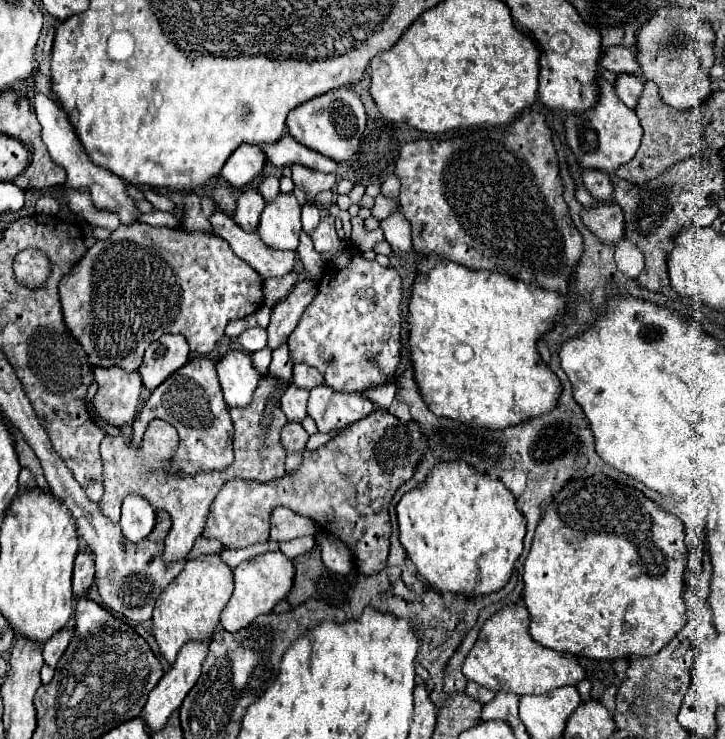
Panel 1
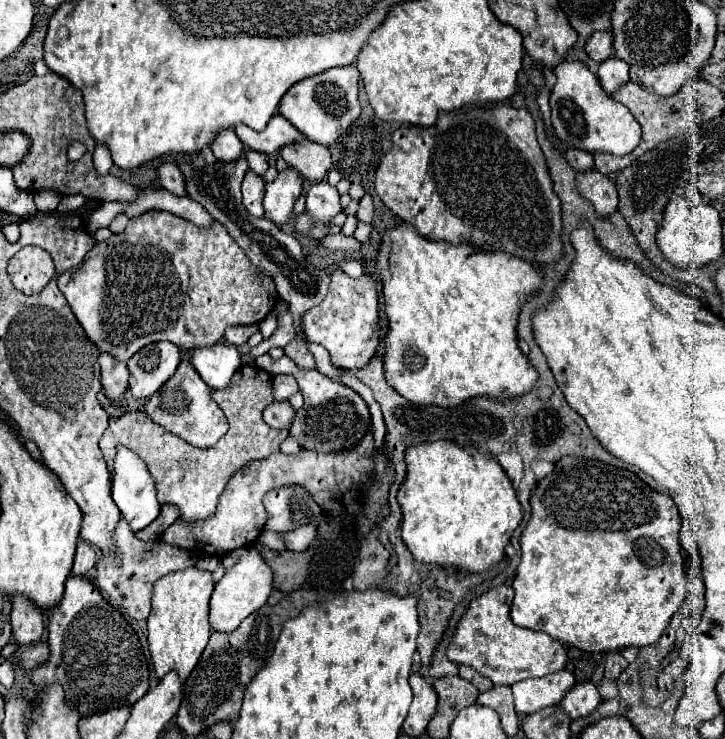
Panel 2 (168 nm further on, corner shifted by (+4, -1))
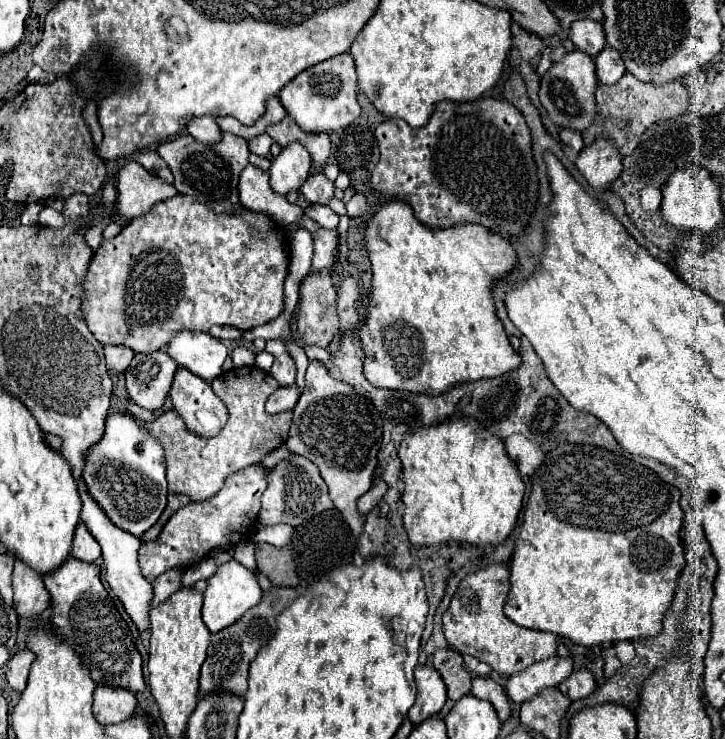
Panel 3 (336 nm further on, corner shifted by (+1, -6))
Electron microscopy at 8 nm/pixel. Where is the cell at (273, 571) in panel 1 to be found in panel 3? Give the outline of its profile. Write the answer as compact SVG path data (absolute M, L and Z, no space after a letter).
M229 559L227 563L219 565L217 573L209 579L209 585L203 593L203 621L211 633L217 633L233 625L233 621L239 621L245 611L249 611L253 605L261 601L261 597L263 597L263 589L259 587L257 573L247 569L239 561Z

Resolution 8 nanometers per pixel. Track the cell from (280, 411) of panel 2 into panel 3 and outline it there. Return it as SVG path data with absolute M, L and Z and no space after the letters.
M291 385L291 387L279 387L269 399L267 399L267 405L265 405L265 411L269 415L277 415L277 413L283 413L283 411L291 411L295 407L299 399L299 389L297 385Z

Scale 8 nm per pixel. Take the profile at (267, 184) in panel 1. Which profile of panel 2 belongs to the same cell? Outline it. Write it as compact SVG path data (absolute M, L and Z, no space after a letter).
M246 148L246 158L248 158L248 166L252 172L264 176L266 168L268 168L268 156L262 154L262 152L254 152L250 148Z

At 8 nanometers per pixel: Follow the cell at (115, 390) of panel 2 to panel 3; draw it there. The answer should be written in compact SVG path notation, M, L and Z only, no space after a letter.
M107 345L105 347L105 359L107 359L107 369L111 371L111 373L115 373L115 375L119 375L119 373L123 373L127 367L129 367L129 363L131 363L131 359L133 359L133 351L131 349L127 349L127 347L113 347L113 345Z

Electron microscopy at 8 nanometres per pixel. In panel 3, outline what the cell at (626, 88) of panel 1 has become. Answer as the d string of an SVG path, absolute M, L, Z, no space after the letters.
M605 47L595 59L597 59L597 79L605 85L615 85L627 71L619 53L611 47Z

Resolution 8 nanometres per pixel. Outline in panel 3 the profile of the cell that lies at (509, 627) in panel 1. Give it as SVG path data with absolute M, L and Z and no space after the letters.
M489 565L469 577L465 577L443 615L443 629L449 647L461 655L473 655L479 661L491 665L493 671L511 677L513 673L527 669L533 663L557 657L559 639L553 633L543 633L515 625L505 617L503 607L509 593L509 571L505 565Z

